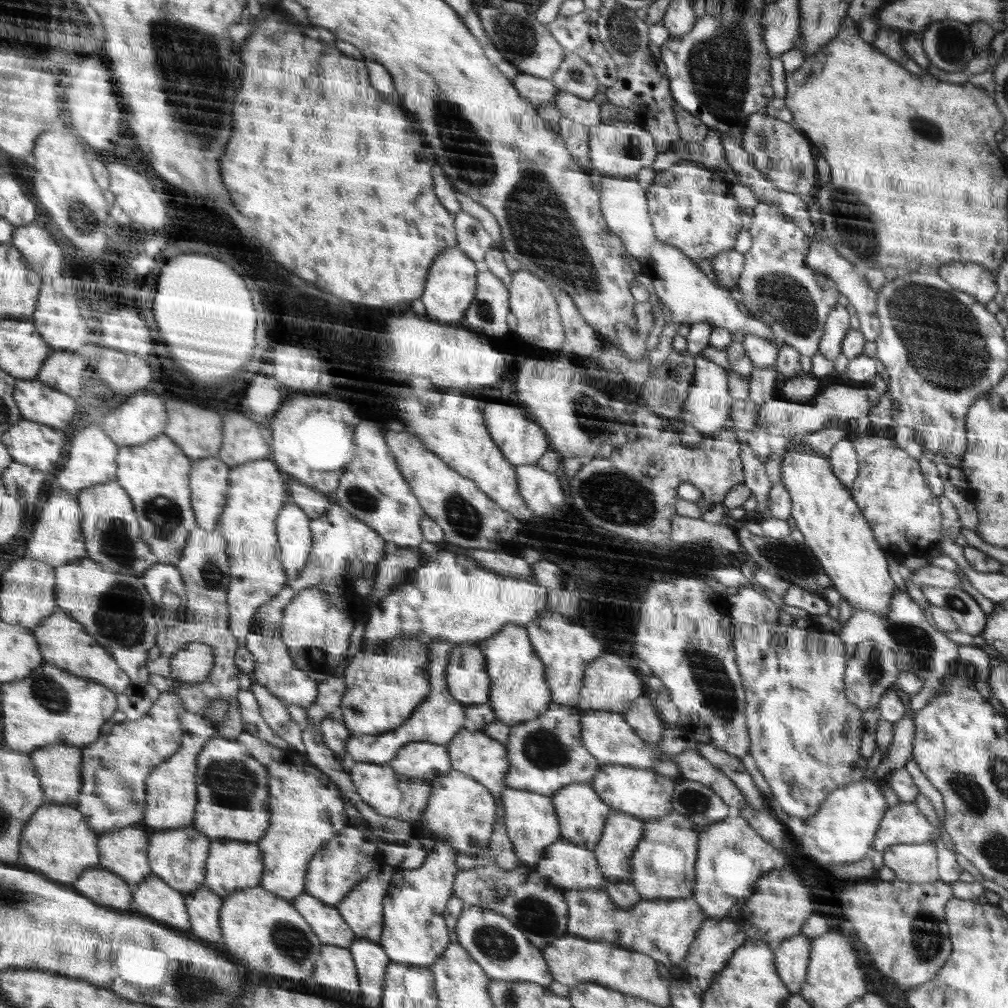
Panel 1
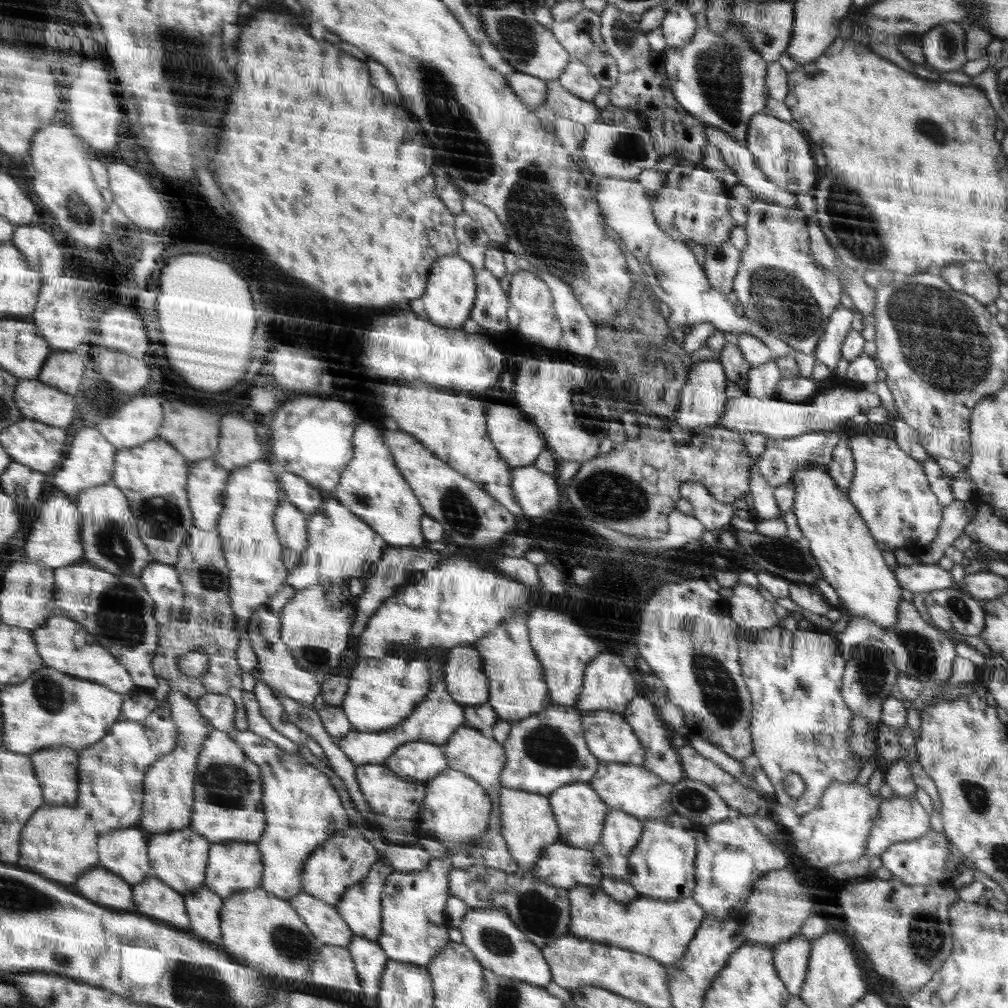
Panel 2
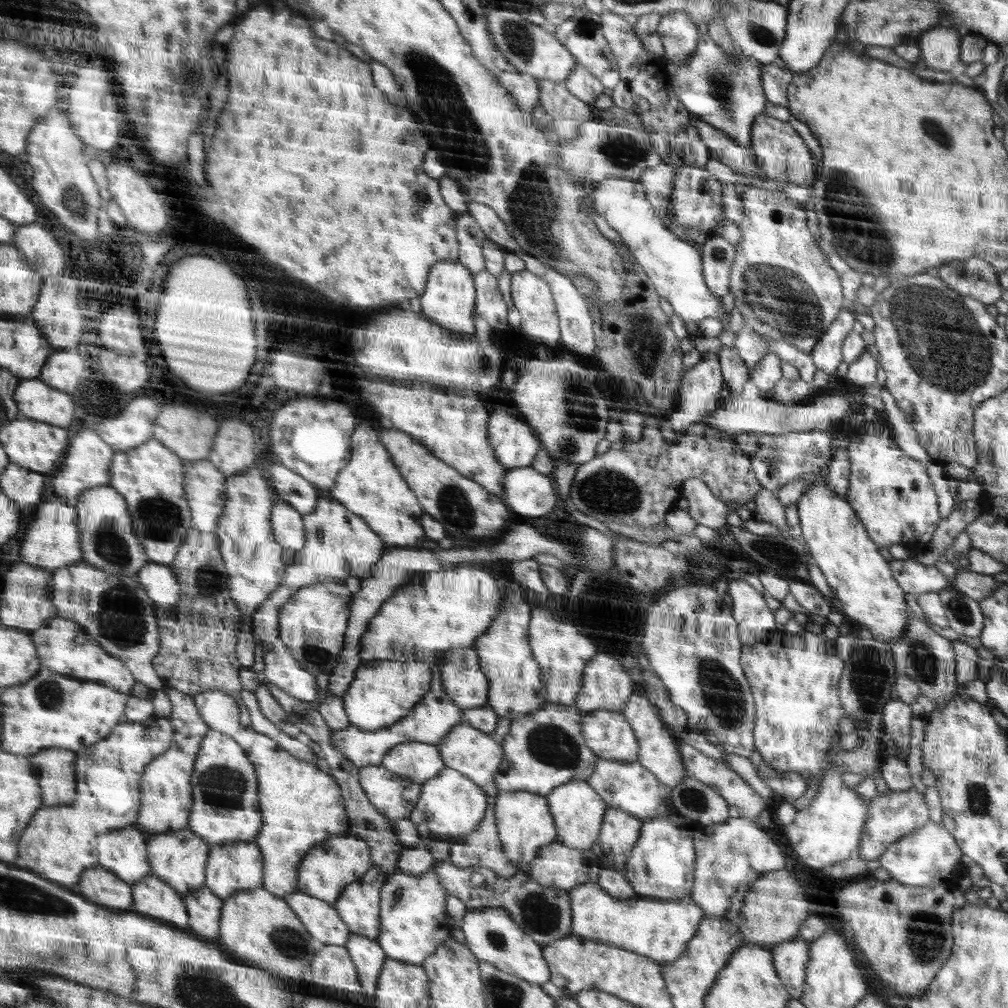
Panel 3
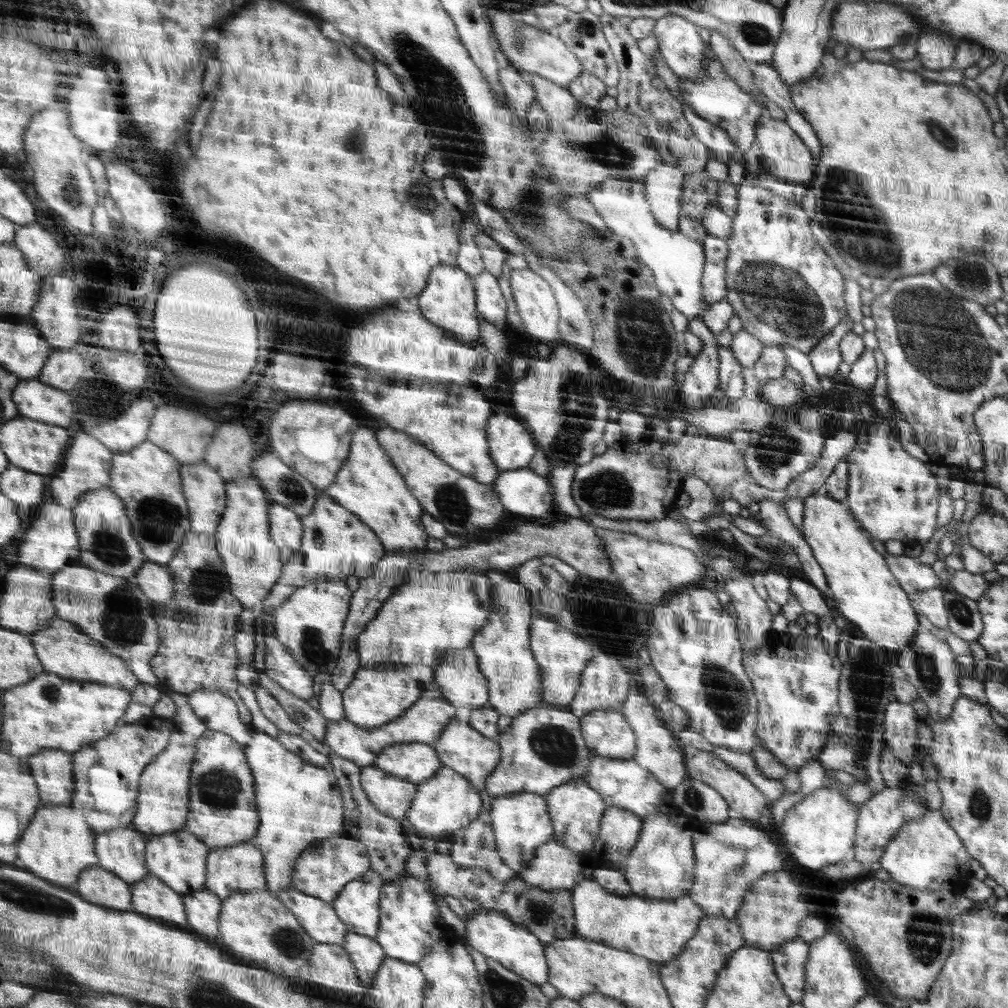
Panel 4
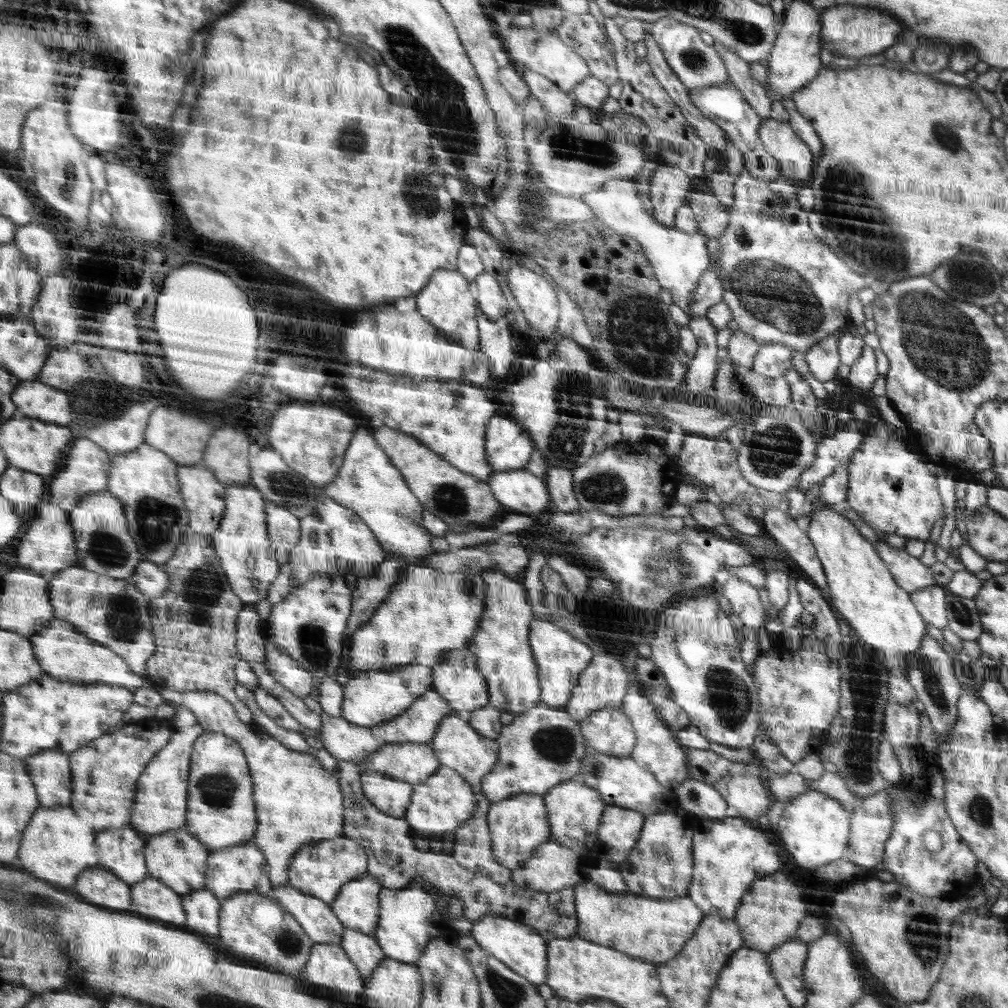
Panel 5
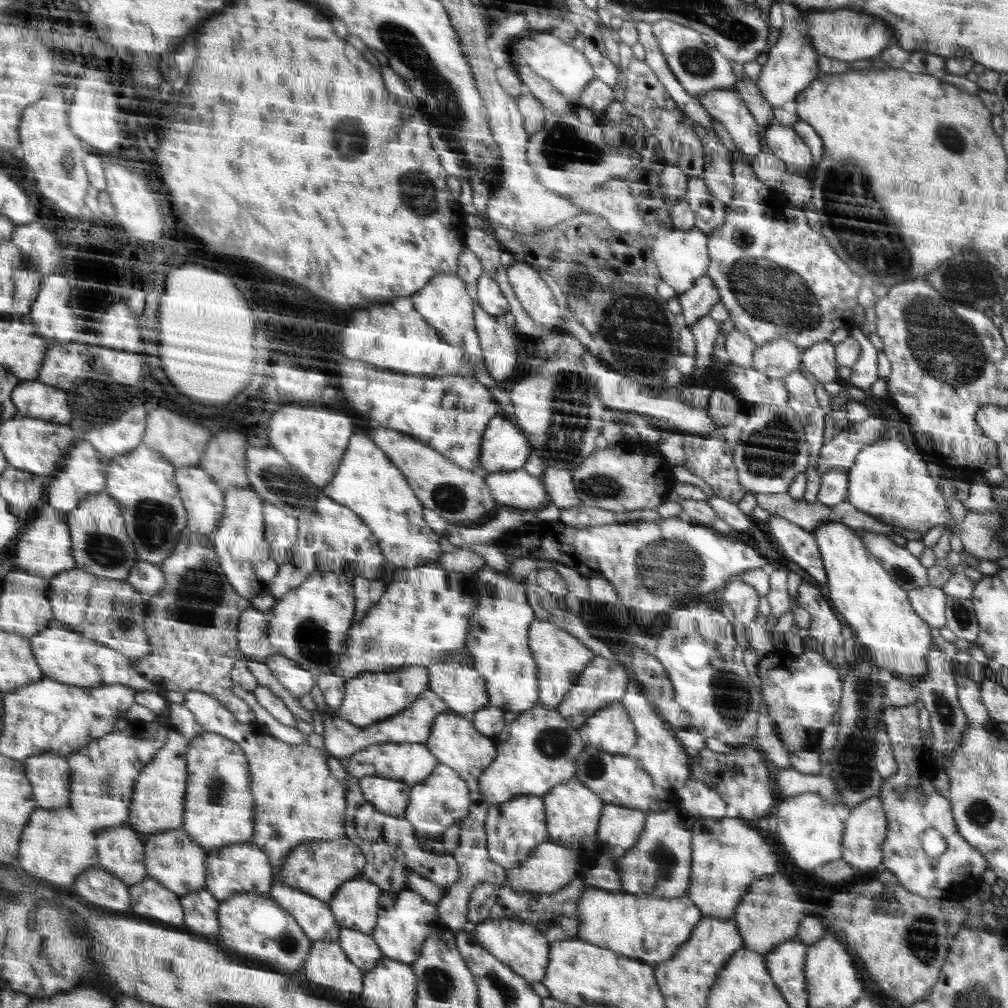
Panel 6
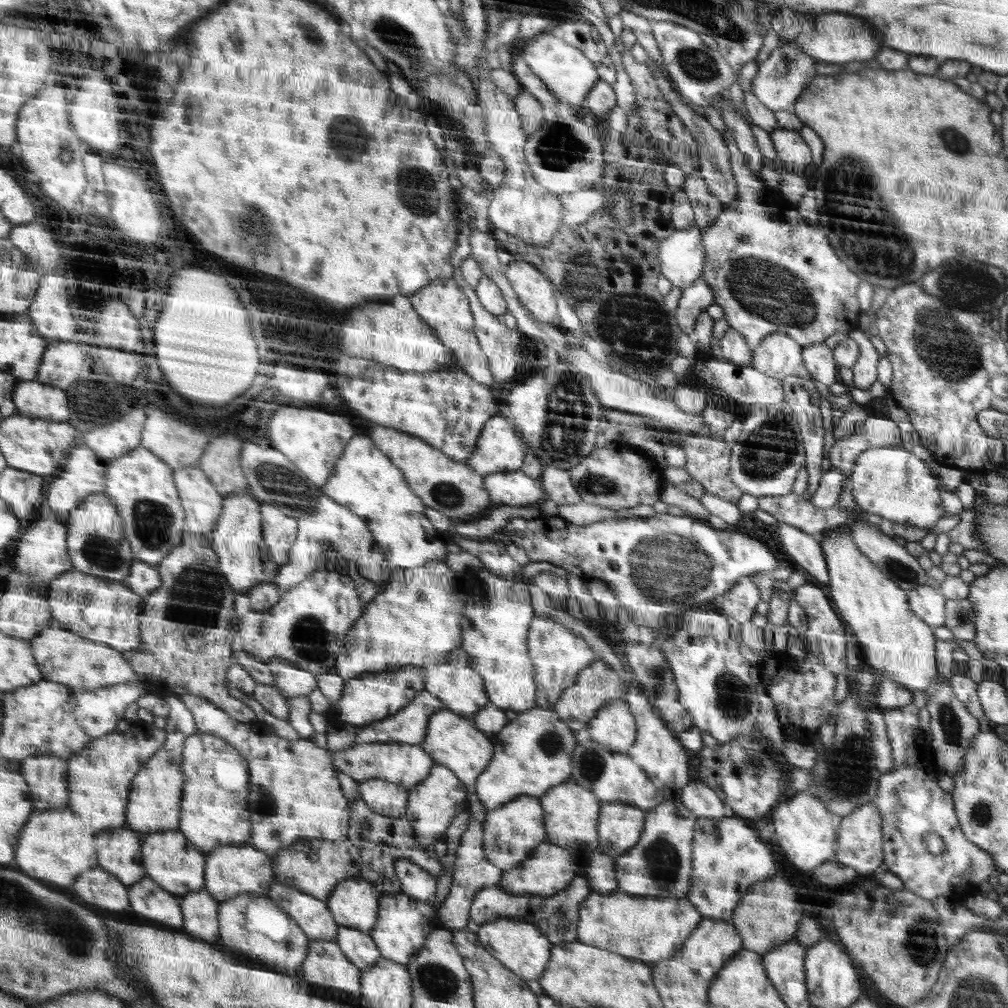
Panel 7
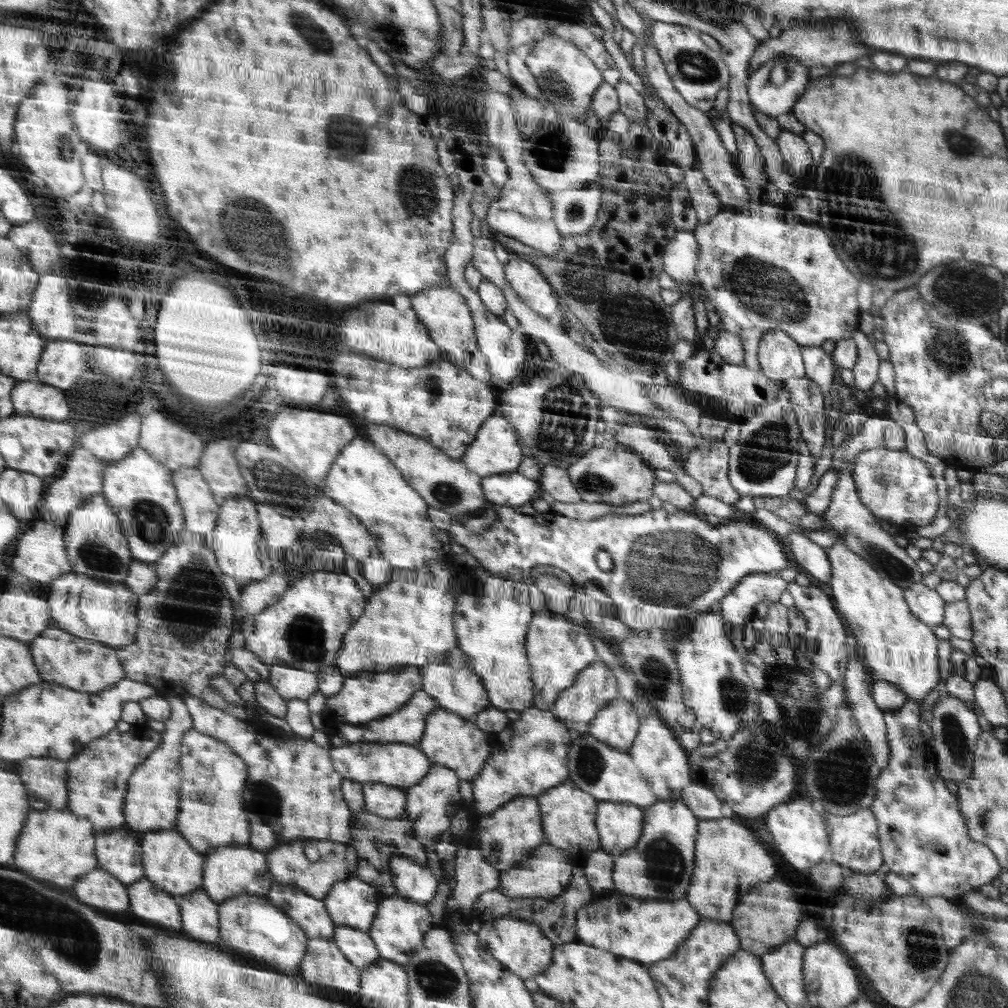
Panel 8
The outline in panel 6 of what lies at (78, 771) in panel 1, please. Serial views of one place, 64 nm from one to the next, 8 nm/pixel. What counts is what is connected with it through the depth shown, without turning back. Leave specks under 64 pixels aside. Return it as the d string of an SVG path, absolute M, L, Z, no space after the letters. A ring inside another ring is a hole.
M42 754L26 760L34 782L37 804L42 808L66 808L72 802L72 770L66 756Z

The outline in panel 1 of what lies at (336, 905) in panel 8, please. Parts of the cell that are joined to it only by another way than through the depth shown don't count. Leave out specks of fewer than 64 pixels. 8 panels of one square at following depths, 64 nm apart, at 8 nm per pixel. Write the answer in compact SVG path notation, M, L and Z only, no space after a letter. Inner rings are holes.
M379 863L365 880L336 906L349 923L356 938L380 943L383 931L383 902L387 886L390 886L396 868Z

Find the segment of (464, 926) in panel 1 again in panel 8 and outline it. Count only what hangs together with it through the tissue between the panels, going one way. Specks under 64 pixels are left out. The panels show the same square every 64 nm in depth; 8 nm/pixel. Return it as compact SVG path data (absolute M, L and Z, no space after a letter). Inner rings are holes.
M508 916L485 918L481 920L477 935L481 945L520 978L534 979L537 975L546 972L553 962L553 949L556 945L546 938L541 927L534 923Z

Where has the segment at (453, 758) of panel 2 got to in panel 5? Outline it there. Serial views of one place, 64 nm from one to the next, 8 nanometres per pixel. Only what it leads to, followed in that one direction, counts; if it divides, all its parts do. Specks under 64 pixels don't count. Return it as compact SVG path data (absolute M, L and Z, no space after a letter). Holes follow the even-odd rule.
M456 713L443 718L437 734L428 745L433 747L440 763L460 774L470 784L472 790L482 790L484 778L500 760L500 744L495 739L486 738L474 730L468 721L460 719ZM482 800L478 806L478 818L470 817L470 822L455 830L454 846L450 853L470 872L486 875L494 882L506 884L511 881L511 870L502 866L492 852L492 841L487 823L491 801Z

